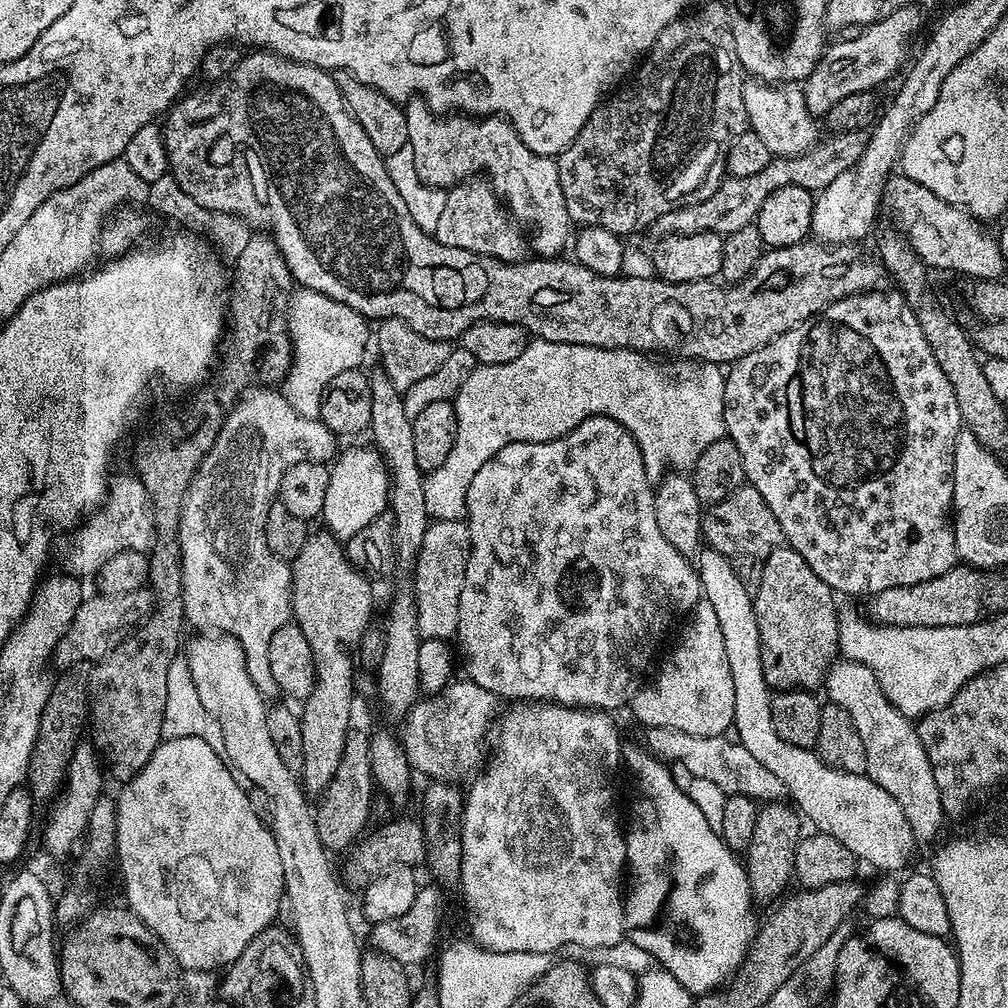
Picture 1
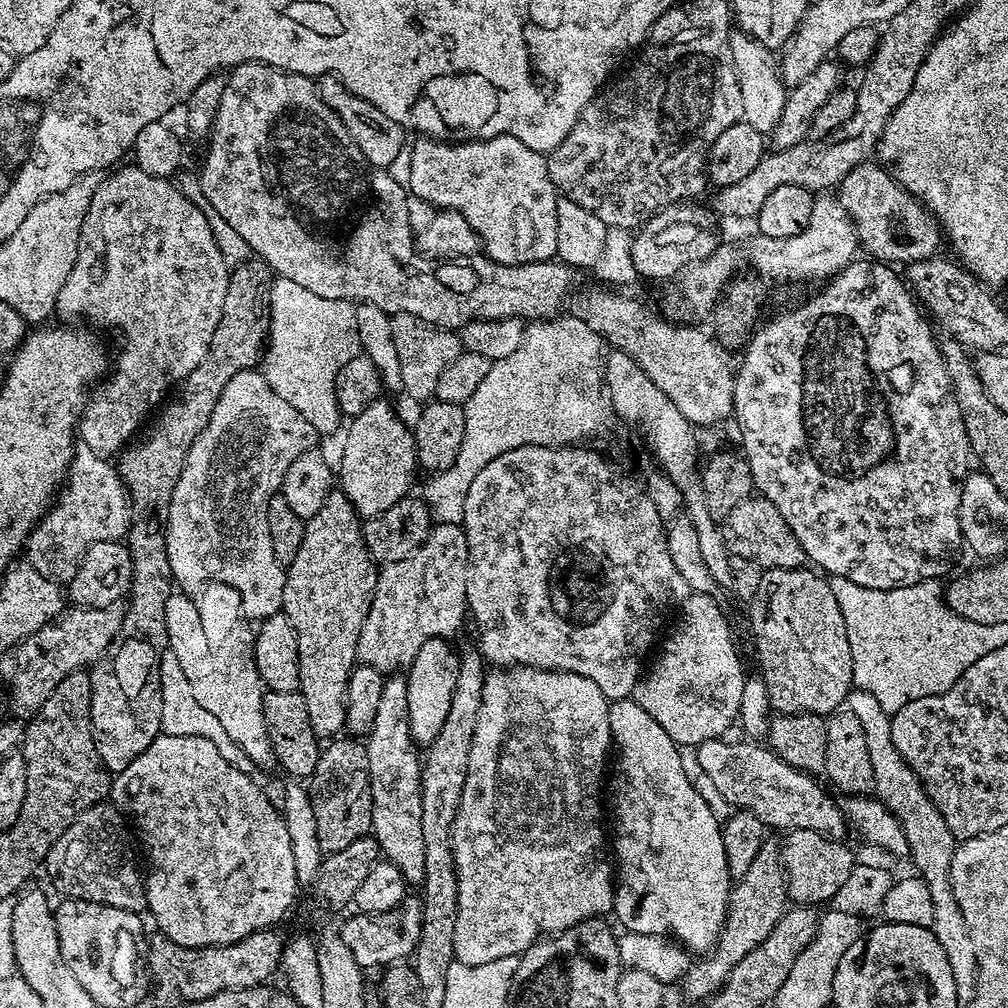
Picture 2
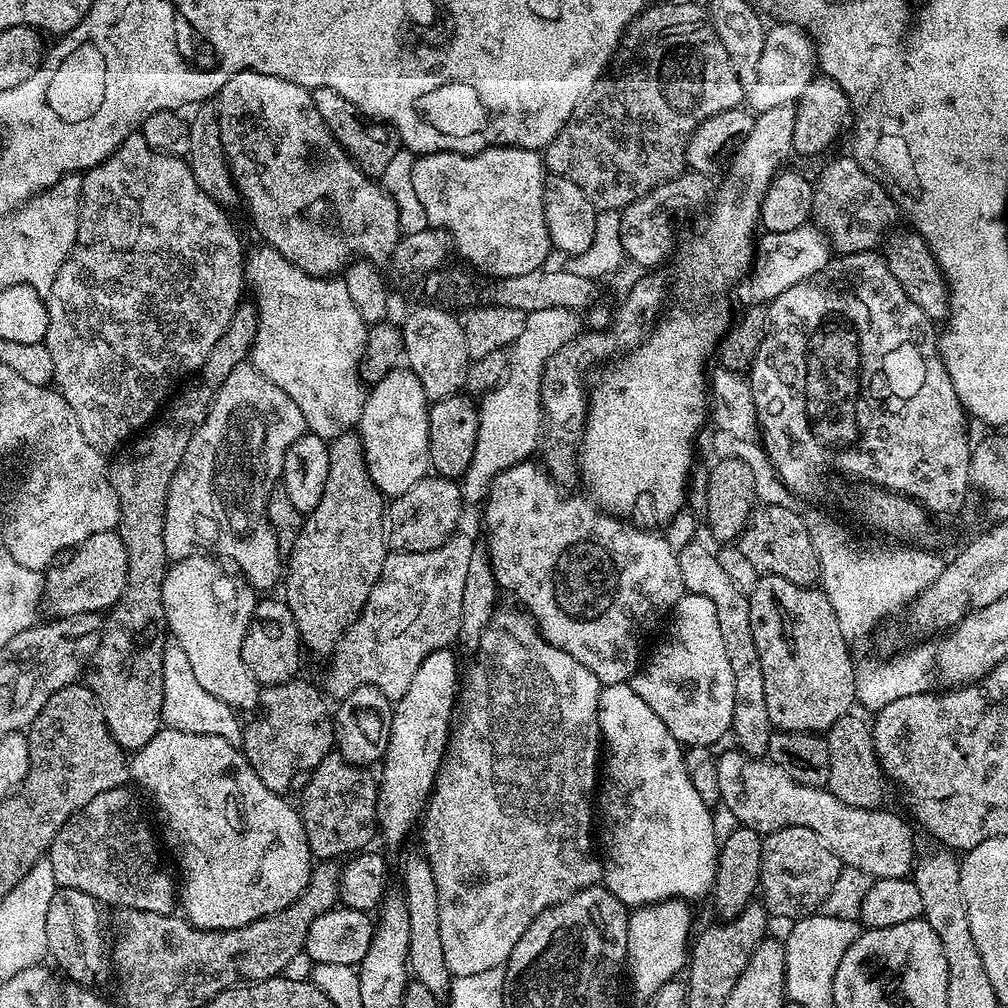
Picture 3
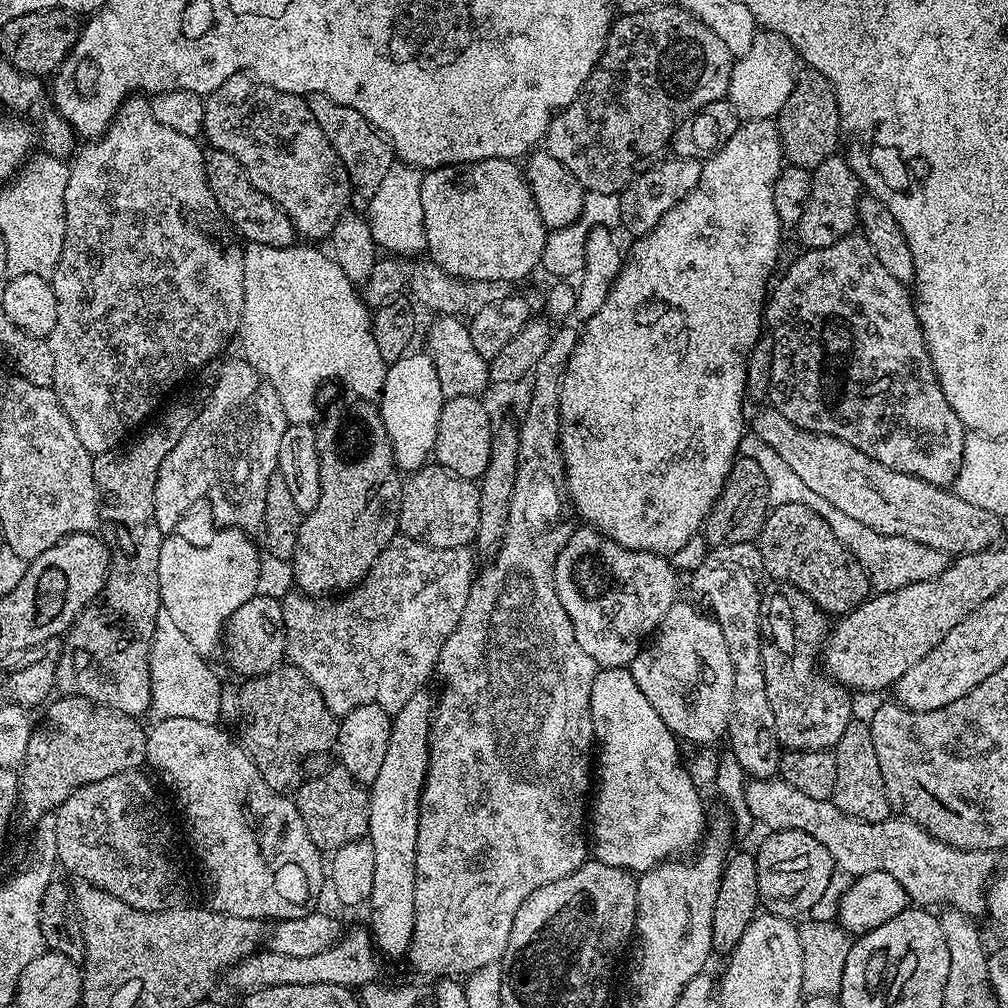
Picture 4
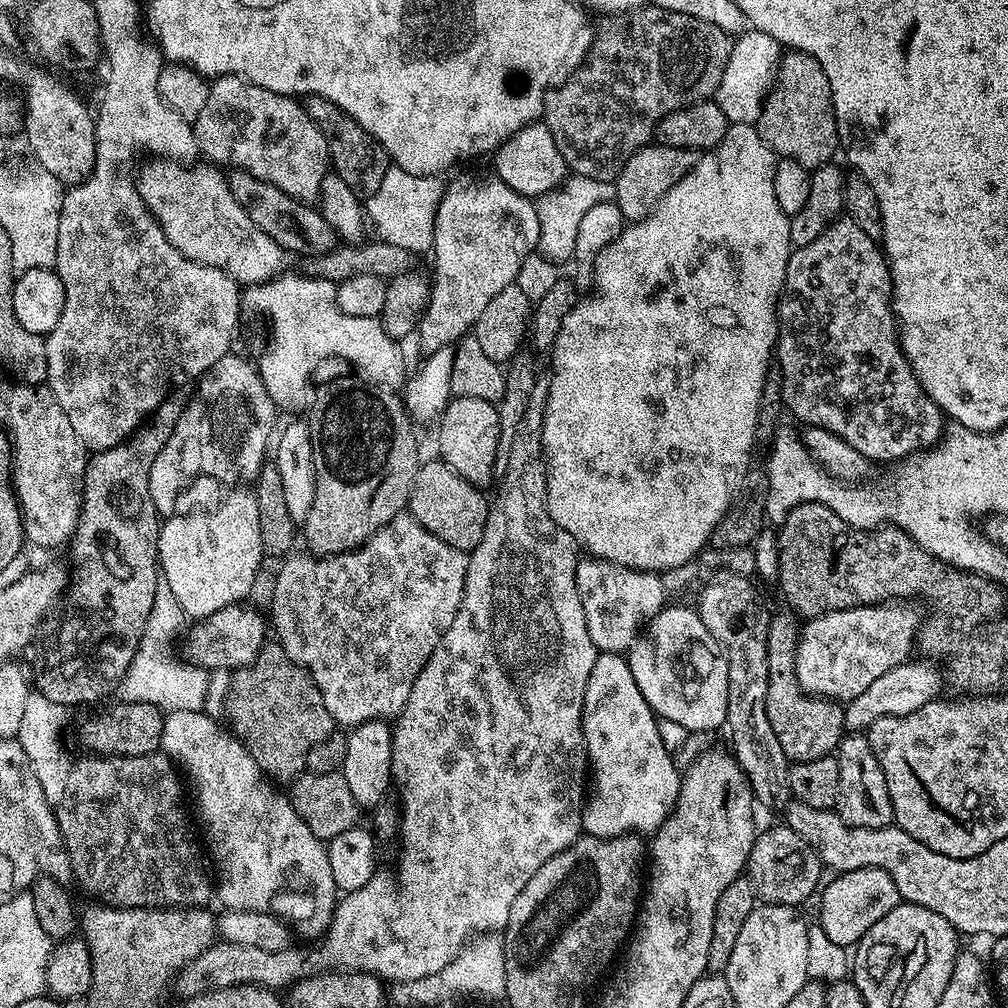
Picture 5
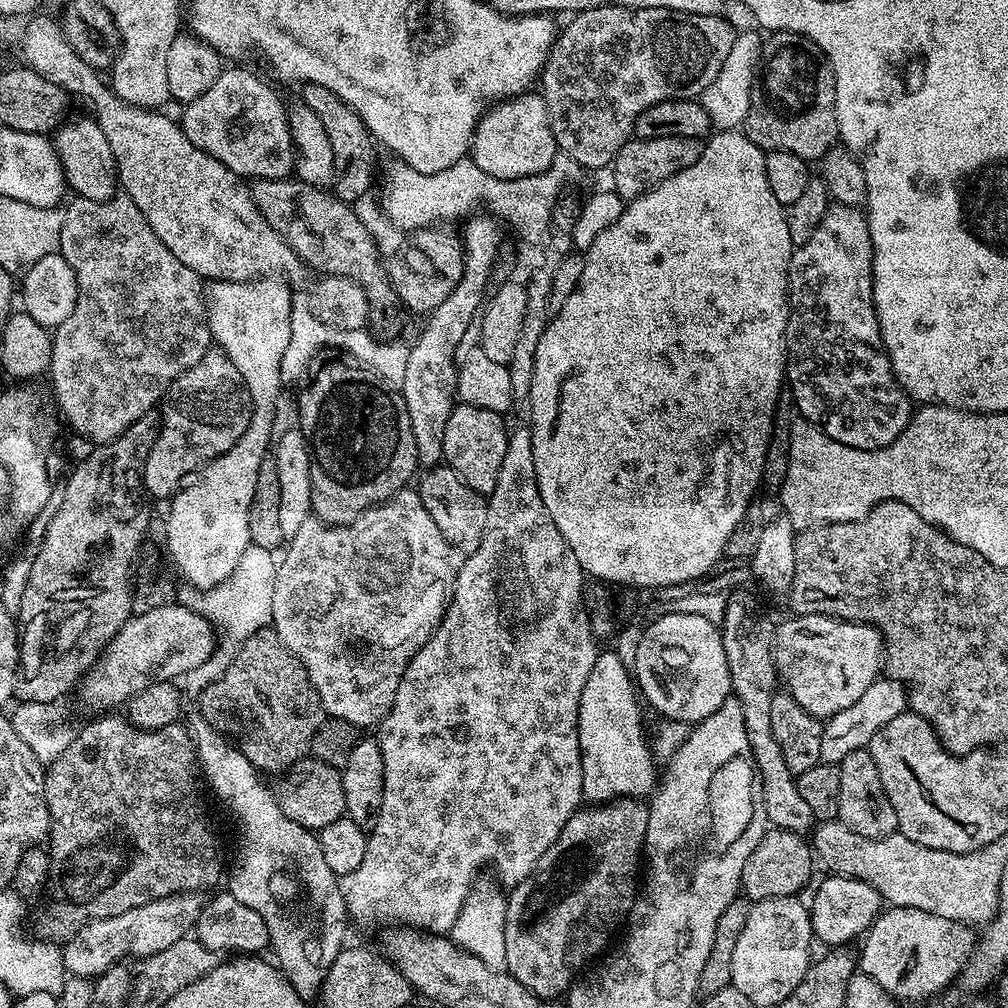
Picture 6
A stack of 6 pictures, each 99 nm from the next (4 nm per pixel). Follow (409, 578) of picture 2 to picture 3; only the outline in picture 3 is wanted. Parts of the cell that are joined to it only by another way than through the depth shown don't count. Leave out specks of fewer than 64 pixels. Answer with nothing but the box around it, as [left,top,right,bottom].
[322,534,473,702]

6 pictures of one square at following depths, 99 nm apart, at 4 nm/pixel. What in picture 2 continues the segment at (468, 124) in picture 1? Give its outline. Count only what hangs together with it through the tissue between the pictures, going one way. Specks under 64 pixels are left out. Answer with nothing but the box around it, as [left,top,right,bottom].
[406,136,558,264]

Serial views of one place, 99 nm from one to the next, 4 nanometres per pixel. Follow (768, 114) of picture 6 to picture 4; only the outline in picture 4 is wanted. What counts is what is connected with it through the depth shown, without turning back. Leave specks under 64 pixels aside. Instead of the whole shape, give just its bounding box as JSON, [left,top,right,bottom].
[778,70,842,170]

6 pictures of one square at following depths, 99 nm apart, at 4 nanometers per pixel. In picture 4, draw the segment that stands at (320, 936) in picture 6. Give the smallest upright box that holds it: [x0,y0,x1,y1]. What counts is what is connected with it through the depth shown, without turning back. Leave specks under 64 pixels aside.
[147,716,326,922]

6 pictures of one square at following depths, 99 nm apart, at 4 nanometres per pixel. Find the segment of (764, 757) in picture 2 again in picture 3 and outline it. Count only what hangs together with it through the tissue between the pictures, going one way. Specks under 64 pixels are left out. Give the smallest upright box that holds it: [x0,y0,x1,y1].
[716,750,914,879]

